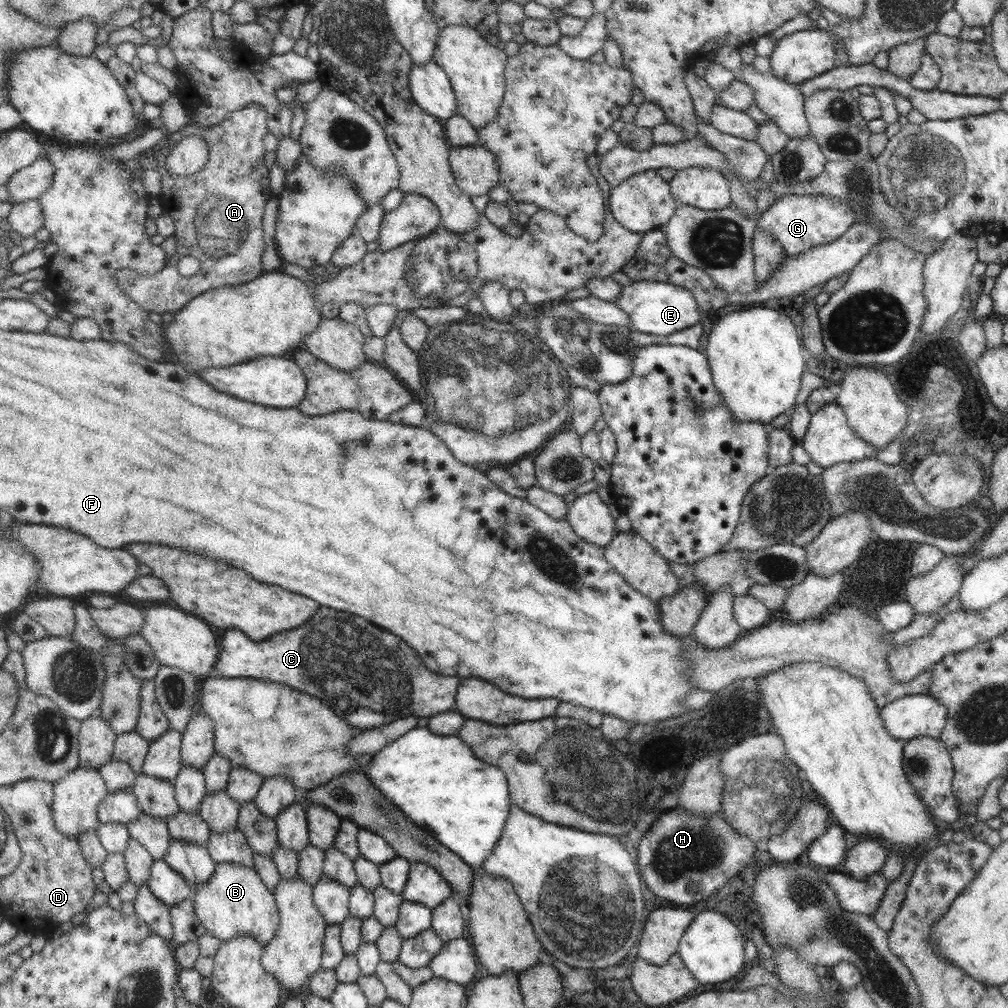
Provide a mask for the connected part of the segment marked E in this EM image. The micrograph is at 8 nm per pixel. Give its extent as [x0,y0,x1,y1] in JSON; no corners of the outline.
[613,281,701,349]

